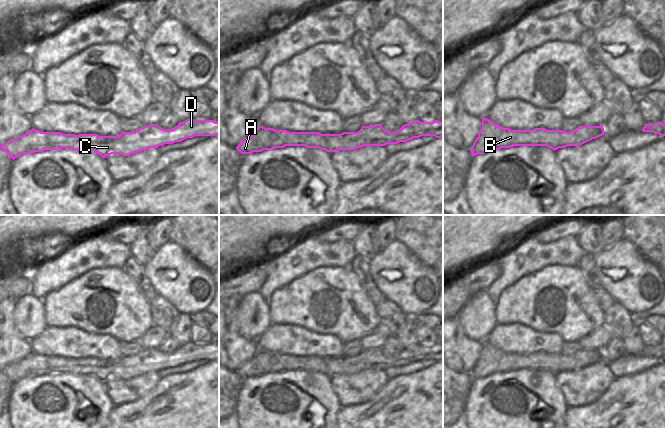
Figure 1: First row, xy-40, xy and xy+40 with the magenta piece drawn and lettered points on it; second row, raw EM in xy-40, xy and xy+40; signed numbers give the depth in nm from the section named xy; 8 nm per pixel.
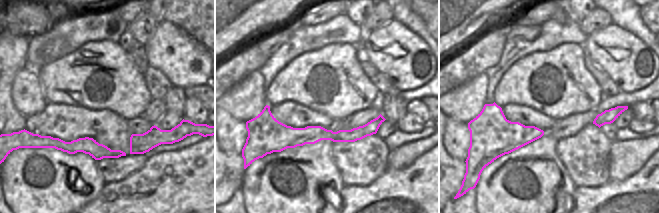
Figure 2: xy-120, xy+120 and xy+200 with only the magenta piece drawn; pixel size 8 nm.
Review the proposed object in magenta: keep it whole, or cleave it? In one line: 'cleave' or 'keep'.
cleave

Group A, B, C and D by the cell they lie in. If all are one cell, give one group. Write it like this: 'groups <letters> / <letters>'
groups A C D / B

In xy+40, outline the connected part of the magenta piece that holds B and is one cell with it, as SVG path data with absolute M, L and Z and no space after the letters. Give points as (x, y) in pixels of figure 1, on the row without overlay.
M482 342L482 351L470 375L472 380L513 370L547 370L555 375L596 363L602 360L602 352L603 350L579 350L571 356L545 352L511 354Z

